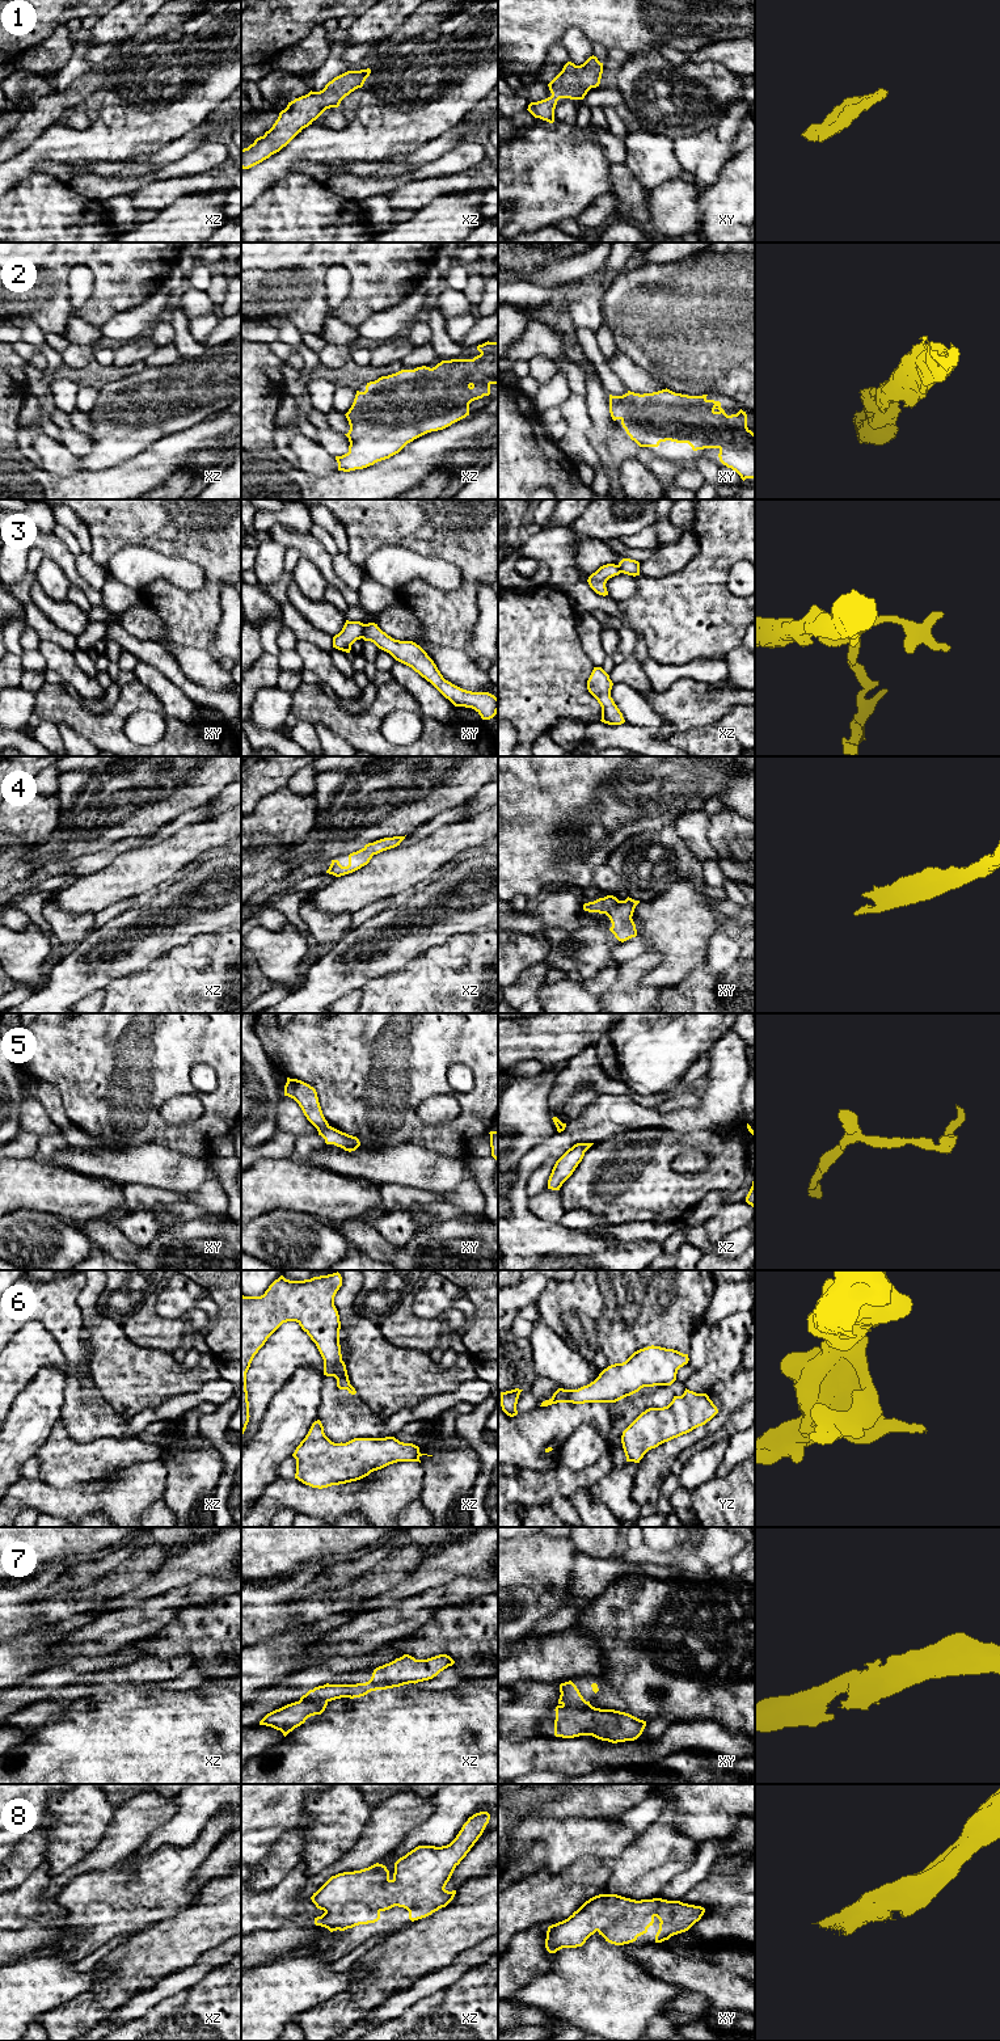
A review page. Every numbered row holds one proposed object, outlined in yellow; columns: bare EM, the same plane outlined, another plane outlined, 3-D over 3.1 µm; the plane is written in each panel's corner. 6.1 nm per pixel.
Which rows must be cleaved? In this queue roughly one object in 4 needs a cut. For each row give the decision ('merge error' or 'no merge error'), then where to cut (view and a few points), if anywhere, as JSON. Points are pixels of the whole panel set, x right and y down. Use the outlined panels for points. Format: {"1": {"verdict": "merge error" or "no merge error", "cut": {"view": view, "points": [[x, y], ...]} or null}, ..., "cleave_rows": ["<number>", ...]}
{"1": {"verdict": "no merge error", "cut": null}, "2": {"verdict": "no merge error", "cut": null}, "3": {"verdict": "merge error", "cut": {"view": "xy", "points": [[363, 624], [361, 637]]}}, "4": {"verdict": "no merge error", "cut": null}, "5": {"verdict": "no merge error", "cut": null}, "6": {"verdict": "no merge error", "cut": null}, "7": {"verdict": "no merge error", "cut": null}, "8": {"verdict": "no merge error", "cut": null}, "cleave_rows": ["3"]}

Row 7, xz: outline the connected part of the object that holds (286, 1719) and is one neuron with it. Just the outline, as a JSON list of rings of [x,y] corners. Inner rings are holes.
[[[404,1654],[389,1663],[376,1667],[371,1679],[366,1683],[326,1683],[315,1687],[303,1695],[299,1701],[267,1713],[260,1721],[260,1725],[280,1730],[286,1737],[295,1728],[304,1724],[308,1717],[321,1715],[332,1700],[360,1698],[371,1691],[429,1681],[453,1663],[455,1661],[447,1654],[439,1654],[427,1660],[415,1660],[409,1654]]]

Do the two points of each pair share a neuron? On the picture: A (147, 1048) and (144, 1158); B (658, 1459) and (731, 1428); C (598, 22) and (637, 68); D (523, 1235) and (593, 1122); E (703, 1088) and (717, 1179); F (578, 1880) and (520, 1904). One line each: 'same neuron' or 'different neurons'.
A: different neurons
B: different neurons
C: different neurons
D: same neuron
E: different neurons
F: same neuron

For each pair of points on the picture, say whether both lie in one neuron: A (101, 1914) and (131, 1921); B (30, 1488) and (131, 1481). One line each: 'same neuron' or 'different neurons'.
A: different neurons
B: same neuron

